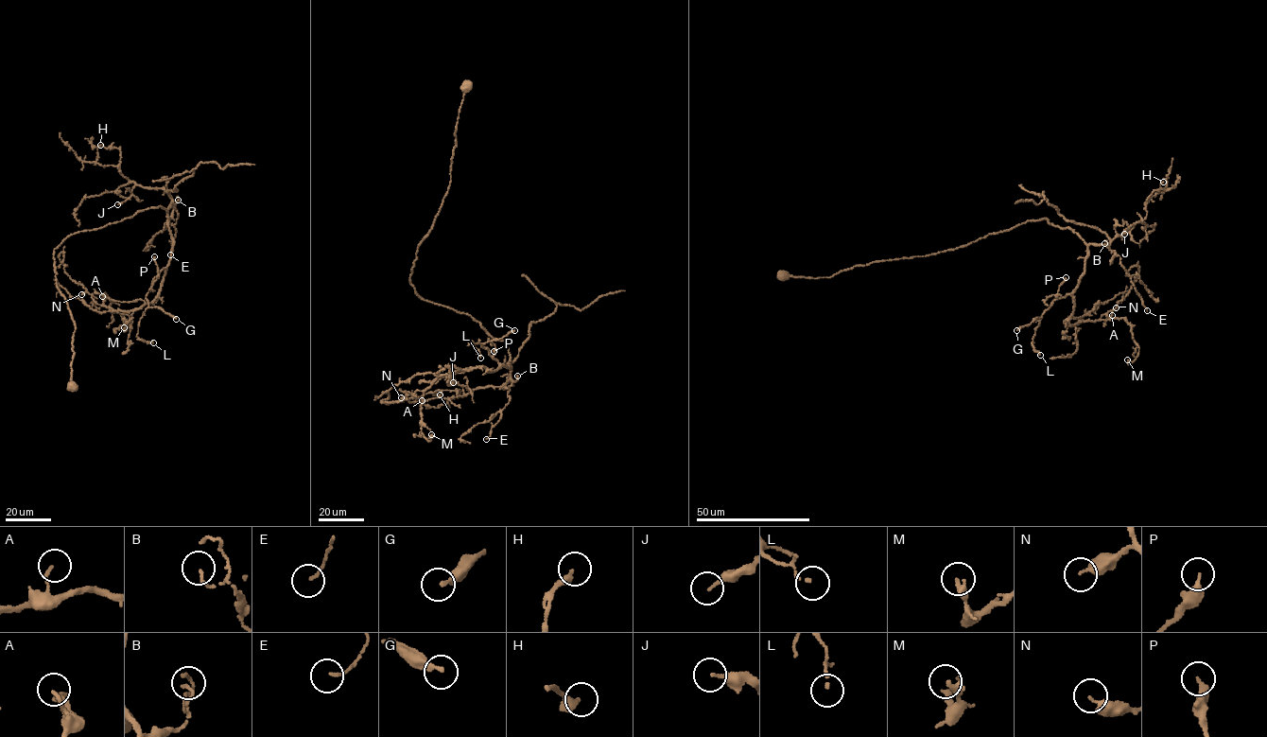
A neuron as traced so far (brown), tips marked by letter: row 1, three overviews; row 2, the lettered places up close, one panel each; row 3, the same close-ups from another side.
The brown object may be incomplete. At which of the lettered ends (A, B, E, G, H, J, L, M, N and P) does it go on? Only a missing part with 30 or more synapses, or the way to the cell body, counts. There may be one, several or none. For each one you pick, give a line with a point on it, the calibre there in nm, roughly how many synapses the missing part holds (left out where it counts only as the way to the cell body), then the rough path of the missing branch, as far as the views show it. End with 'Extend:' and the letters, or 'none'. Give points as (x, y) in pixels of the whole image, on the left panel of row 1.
Extend: none

